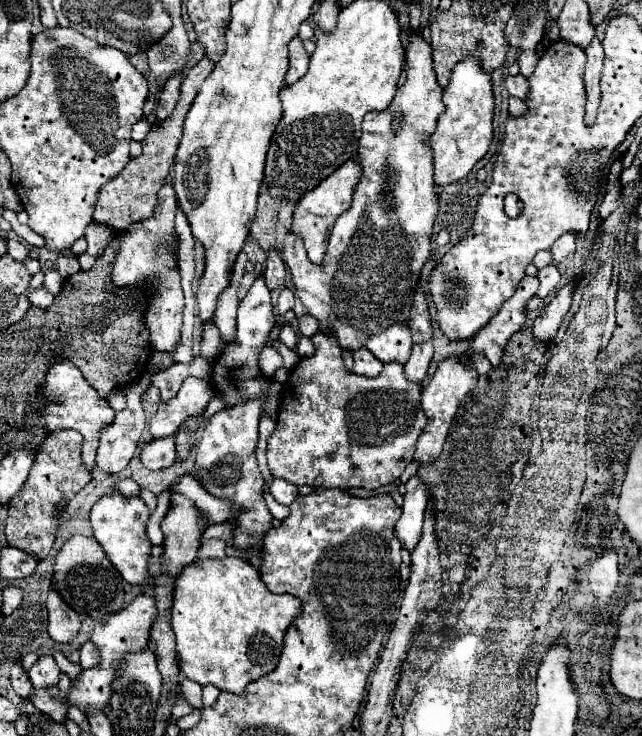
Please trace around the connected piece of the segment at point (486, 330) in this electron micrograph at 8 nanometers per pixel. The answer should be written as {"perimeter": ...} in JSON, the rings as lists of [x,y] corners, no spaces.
{"perimeter":[[[525,275],[521,279],[515,295],[501,305],[499,313],[481,331],[477,331],[477,335],[471,341],[469,351],[465,353],[465,359],[469,359],[477,351],[483,351],[487,355],[487,359],[491,361],[491,365],[497,367],[499,359],[503,355],[503,347],[507,345],[509,337],[523,327],[525,305],[535,295],[537,287],[539,287],[537,277]]]}

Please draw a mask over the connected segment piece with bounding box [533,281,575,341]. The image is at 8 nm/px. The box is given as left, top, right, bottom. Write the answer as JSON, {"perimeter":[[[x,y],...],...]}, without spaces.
{"perimeter":[[[569,281],[567,285],[557,289],[555,297],[543,307],[543,311],[539,313],[539,317],[535,319],[535,325],[533,325],[533,333],[537,339],[551,341],[557,335],[559,323],[563,321],[563,317],[567,315],[569,307],[571,307],[573,291],[575,291],[575,281]]]}

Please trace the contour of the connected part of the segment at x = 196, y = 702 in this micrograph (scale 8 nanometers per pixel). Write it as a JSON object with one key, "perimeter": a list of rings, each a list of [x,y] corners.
{"perimeter":[[[185,679],[183,685],[181,685],[181,693],[187,697],[187,701],[195,707],[195,709],[201,709],[203,703],[201,703],[201,685]]]}

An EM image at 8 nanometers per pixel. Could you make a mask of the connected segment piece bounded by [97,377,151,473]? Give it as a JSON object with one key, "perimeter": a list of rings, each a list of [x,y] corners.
{"perimeter":[[[141,377],[139,381],[145,381],[145,387],[133,385],[133,389],[127,391],[125,411],[117,413],[115,421],[101,433],[101,443],[97,449],[97,467],[107,473],[119,473],[129,465],[129,461],[135,457],[141,433],[147,427],[141,395],[151,387],[151,383],[145,377]]]}

